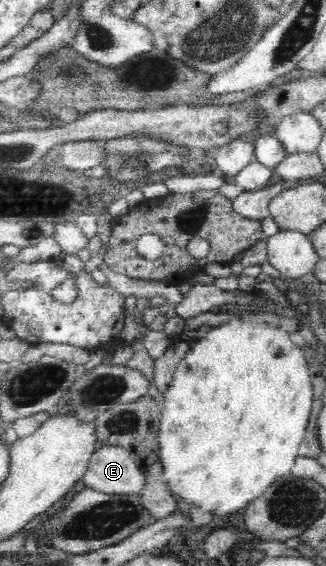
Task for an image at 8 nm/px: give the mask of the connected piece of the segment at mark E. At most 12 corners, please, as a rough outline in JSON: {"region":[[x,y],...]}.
{"region":[[99,446],[82,479],[87,488],[138,494],[145,469],[121,446]]}

